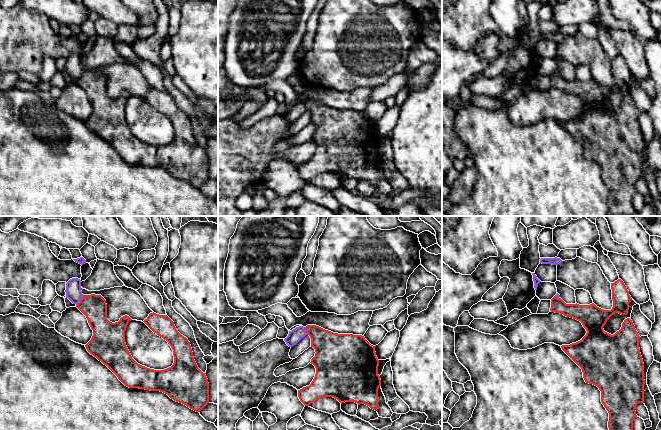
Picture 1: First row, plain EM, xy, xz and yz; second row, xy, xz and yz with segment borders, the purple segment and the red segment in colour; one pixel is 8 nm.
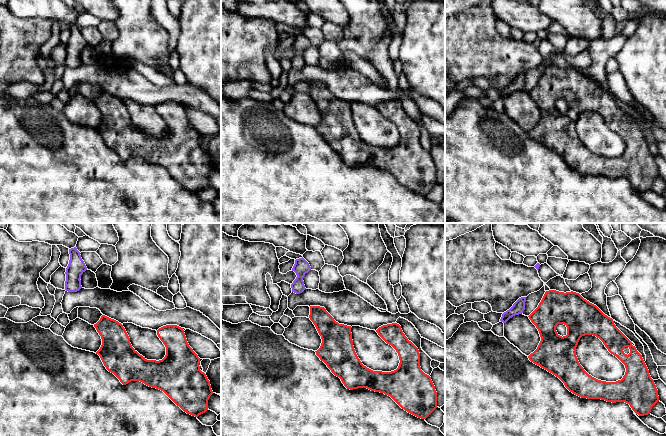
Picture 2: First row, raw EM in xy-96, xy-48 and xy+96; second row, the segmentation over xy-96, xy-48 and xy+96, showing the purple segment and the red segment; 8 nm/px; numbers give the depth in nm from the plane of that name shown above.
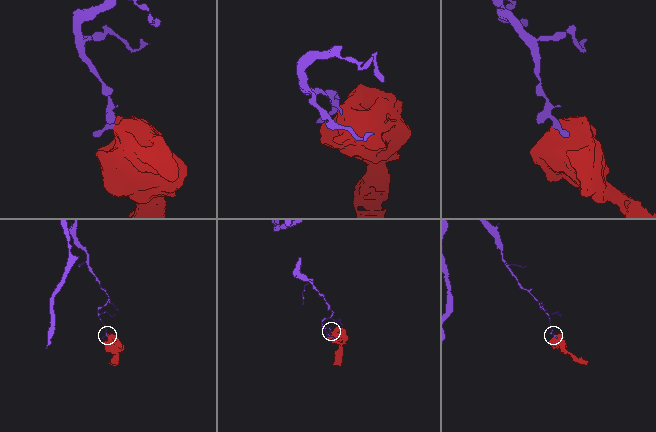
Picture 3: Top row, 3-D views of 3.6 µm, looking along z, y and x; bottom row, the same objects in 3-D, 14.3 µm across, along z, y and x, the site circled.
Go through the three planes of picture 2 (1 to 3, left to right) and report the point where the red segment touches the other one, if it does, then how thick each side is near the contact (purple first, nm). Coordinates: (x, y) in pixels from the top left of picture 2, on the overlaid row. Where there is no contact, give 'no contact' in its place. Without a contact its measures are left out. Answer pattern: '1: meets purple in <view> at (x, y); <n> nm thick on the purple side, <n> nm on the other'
1: no contact
2: no contact
3: no contact

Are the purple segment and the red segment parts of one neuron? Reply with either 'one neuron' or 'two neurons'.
two neurons

